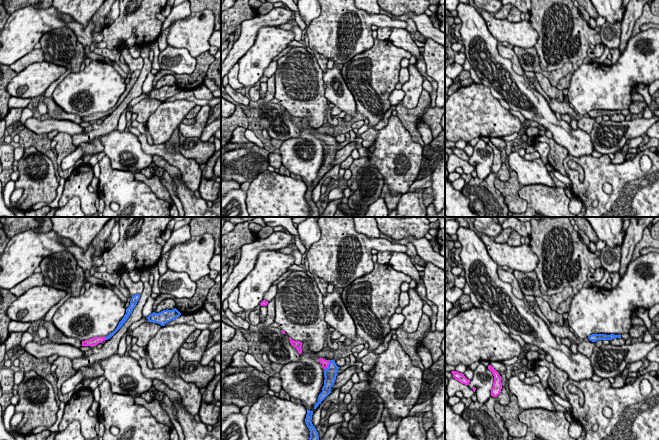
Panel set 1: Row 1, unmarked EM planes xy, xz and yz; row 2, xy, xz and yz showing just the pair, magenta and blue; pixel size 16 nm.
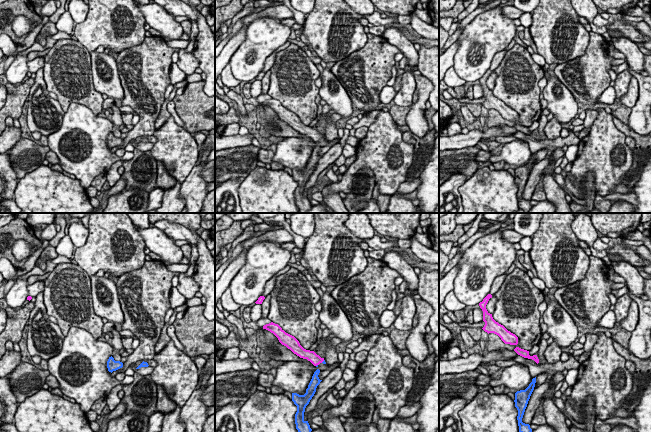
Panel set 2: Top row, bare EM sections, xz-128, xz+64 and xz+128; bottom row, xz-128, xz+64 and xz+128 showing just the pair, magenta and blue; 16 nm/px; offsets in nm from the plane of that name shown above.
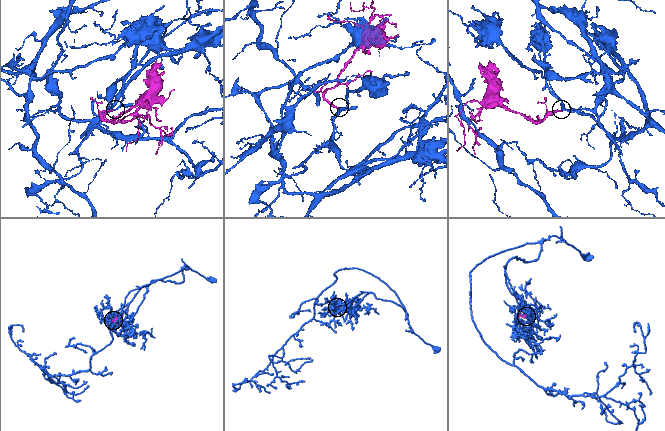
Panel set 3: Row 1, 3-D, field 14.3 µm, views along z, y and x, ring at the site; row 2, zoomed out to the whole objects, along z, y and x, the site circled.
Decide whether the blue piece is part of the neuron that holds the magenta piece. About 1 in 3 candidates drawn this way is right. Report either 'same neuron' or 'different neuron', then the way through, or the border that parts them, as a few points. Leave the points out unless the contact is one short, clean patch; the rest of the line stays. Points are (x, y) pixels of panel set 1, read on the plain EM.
same neuron; runs through xz (325, 139), (327, 142), (330, 149)

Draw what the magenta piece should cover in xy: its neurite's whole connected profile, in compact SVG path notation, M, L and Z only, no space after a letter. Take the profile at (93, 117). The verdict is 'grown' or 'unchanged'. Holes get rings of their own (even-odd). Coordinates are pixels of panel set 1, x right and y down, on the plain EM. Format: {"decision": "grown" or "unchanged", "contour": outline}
{"decision": "grown", "contour": "M135 70L132 72L131 77L130 77L130 81L126 85L126 90L124 91L122 96L119 98L119 100L114 108L112 108L111 110L109 110L106 113L95 113L95 114L91 114L89 116L82 117L82 122L96 122L97 120L102 119L103 117L110 115L127 97L127 95L129 94L133 85L135 84L137 78L139 77L139 75L140 75L140 70Z"}

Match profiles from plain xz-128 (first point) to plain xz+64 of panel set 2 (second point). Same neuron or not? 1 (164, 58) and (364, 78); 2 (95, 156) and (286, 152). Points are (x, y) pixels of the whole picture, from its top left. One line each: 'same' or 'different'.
1: same
2: same

